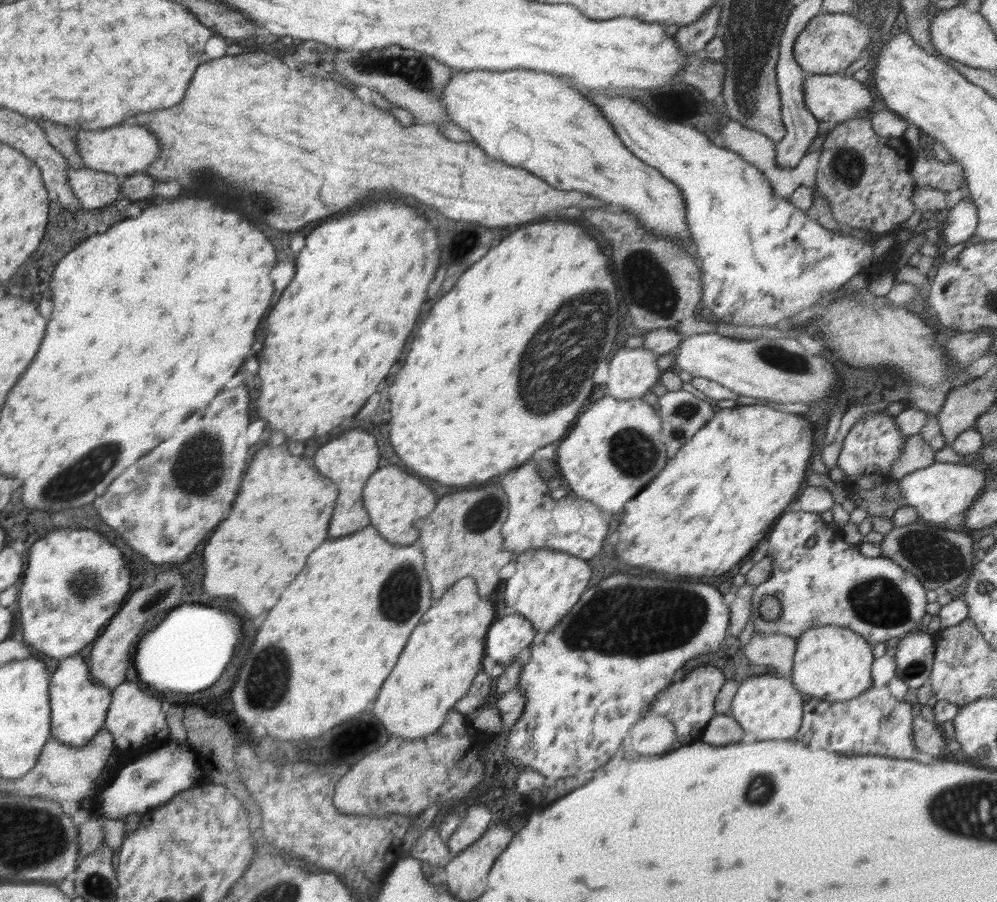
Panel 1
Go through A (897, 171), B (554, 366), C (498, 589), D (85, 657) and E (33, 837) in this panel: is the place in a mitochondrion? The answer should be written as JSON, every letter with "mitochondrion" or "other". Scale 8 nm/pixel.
{"A":"other","B":"mitochondrion","C":"other","D":"other","E":"mitochondrion"}

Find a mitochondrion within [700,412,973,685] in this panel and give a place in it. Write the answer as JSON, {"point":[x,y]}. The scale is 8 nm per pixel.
{"point":[938,558]}

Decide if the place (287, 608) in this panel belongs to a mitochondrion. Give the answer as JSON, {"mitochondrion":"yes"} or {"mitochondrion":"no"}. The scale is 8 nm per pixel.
{"mitochondrion":"no"}

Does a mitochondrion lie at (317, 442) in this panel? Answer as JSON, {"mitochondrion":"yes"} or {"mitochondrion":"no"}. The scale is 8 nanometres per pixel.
{"mitochondrion":"no"}

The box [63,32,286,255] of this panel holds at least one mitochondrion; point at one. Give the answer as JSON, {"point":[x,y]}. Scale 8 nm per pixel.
{"point":[255,198]}

